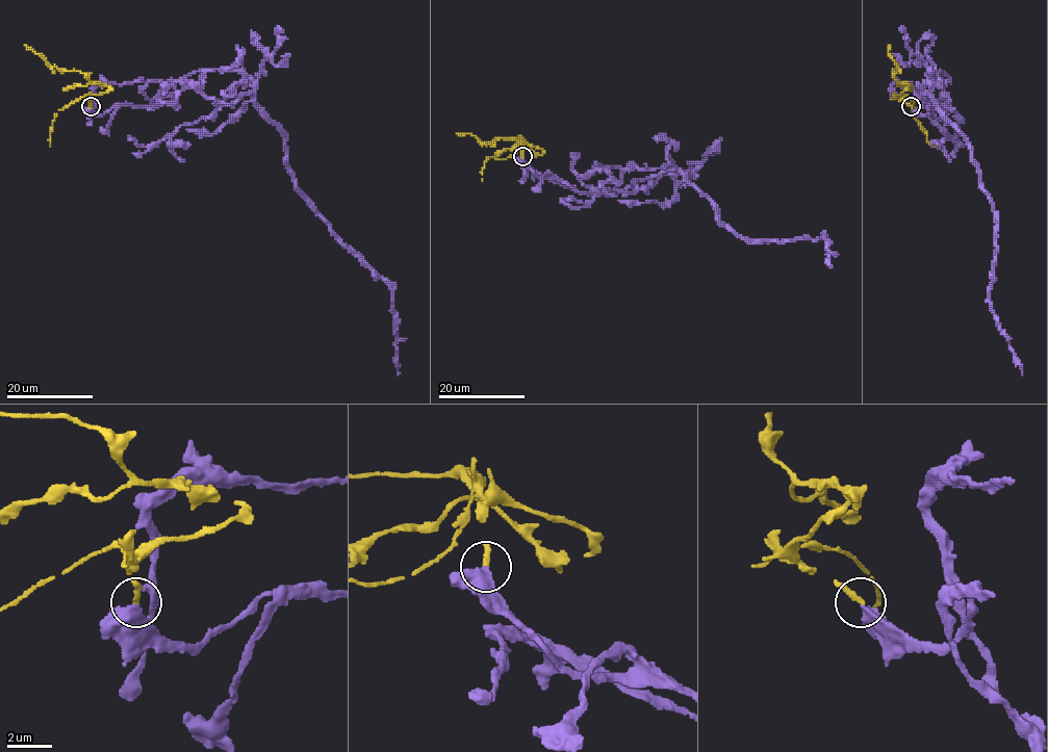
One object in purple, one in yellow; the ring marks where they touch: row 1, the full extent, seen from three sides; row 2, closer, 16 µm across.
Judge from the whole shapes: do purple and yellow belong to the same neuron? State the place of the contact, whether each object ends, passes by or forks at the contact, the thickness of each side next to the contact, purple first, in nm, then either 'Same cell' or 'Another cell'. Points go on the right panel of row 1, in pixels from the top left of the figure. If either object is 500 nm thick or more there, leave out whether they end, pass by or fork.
Place: (911, 106). At the ring purple ends. At the ring yellow ends. Thickness 480 nm (purple) against 280 nm. Another cell

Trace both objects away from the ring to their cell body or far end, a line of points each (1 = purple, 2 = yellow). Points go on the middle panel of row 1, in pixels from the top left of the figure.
1: (522, 157), (540, 177), (582, 192), (613, 190), (635, 169), (673, 166), (735, 235), (823, 234), (829, 266)
2: (522, 157), (524, 144), (540, 148), (542, 153), (533, 154), (516, 138), (484, 143), (470, 134), (456, 134)

